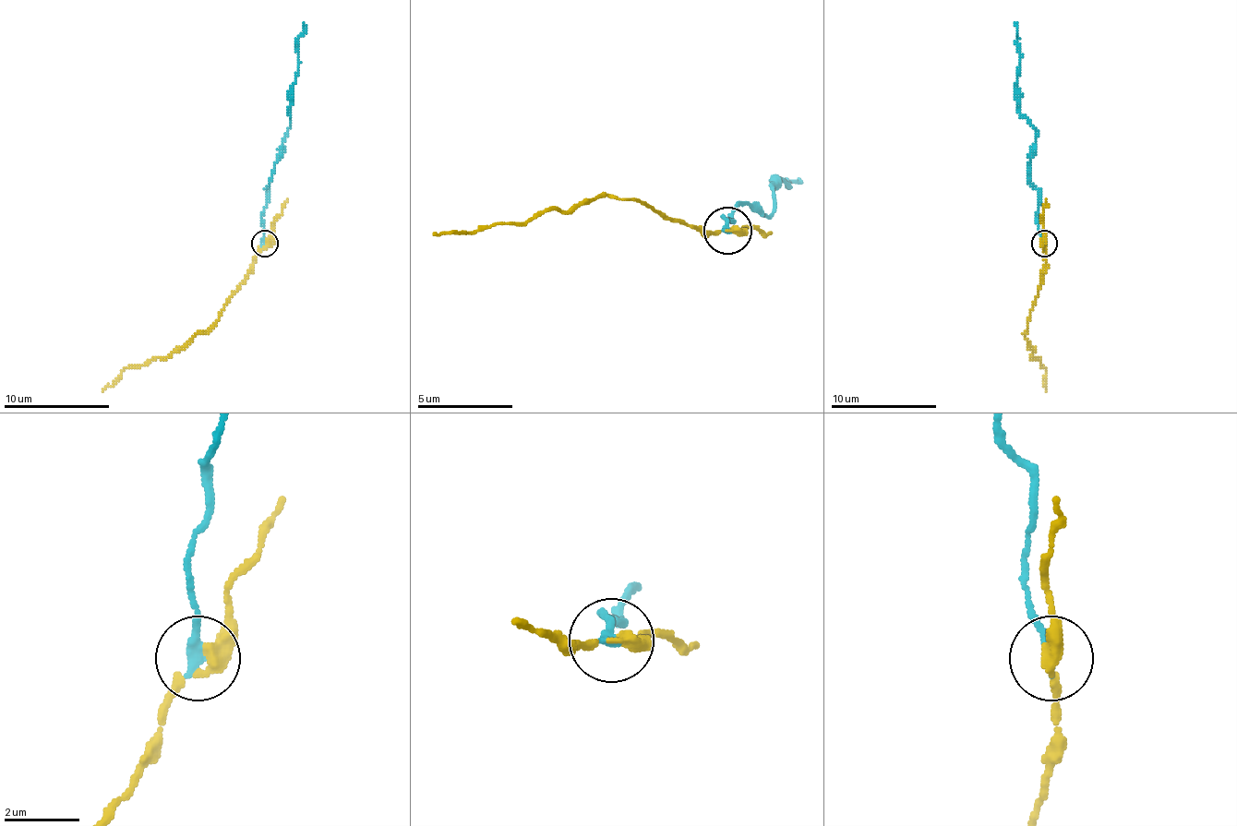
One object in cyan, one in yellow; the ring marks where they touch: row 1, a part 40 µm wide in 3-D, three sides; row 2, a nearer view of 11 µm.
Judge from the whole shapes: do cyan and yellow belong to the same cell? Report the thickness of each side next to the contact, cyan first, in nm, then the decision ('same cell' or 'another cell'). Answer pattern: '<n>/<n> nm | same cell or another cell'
280/320 nm | another cell

